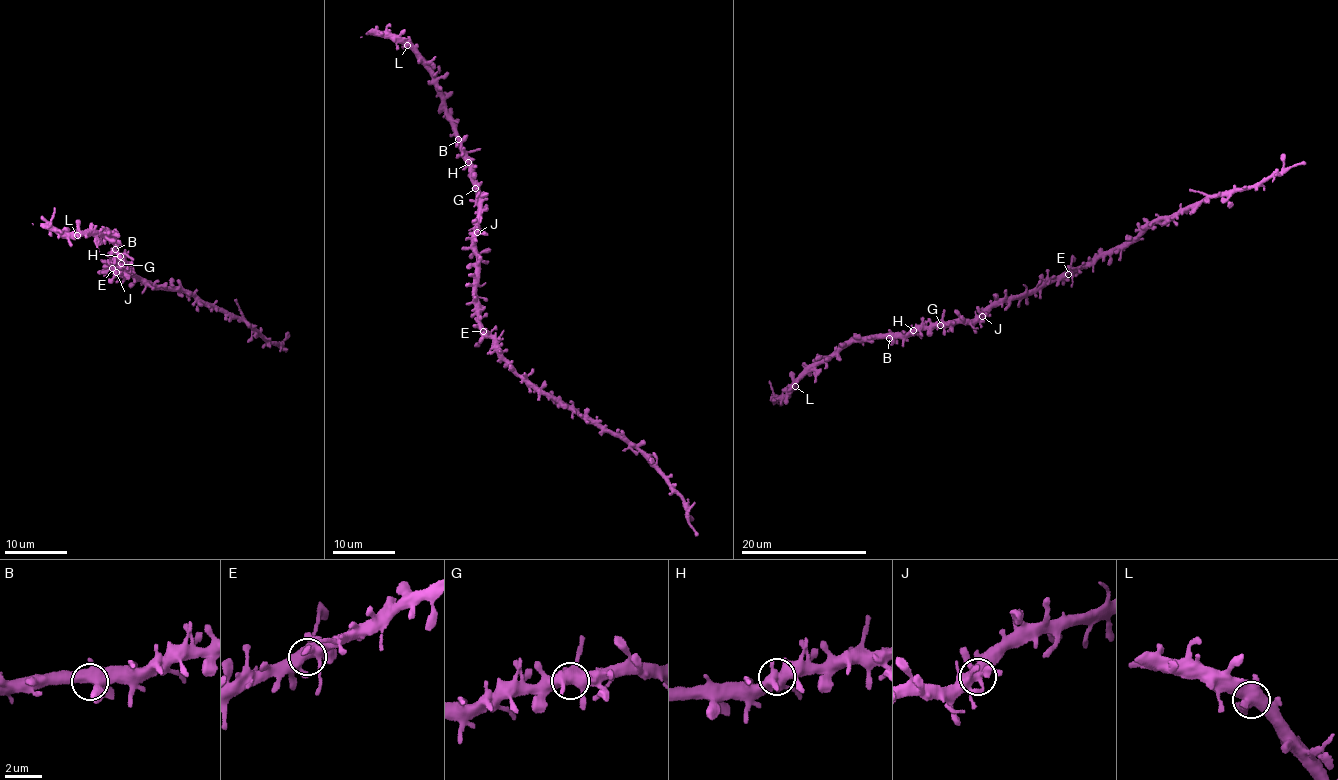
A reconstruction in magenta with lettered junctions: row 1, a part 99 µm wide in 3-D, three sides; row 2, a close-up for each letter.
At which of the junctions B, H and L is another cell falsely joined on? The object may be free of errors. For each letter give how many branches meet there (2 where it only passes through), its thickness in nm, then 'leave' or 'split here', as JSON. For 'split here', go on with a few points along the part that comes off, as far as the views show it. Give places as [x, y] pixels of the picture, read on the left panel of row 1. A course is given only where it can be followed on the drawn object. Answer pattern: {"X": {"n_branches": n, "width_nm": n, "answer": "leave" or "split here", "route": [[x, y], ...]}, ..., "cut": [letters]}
{"B": {"n_branches": 5, "width_nm": 500, "answer": "leave"}, "H": {"n_branches": 5, "width_nm": 550, "answer": "leave"}, "L": {"n_branches": 4, "width_nm": 550, "answer": "leave"}, "cut": []}

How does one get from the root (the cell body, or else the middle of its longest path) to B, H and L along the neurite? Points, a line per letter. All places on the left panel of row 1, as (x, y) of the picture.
B: (111, 265), (118, 263), (114, 266), (119, 272), (126, 260), (115, 249)
H: (111, 265), (118, 263), (114, 266), (119, 272), (126, 260), (122, 259), (124, 255), (121, 257)
L: (111, 265), (118, 263), (114, 266), (119, 272), (126, 260), (116, 253), (118, 240), (112, 231), (77, 235)

